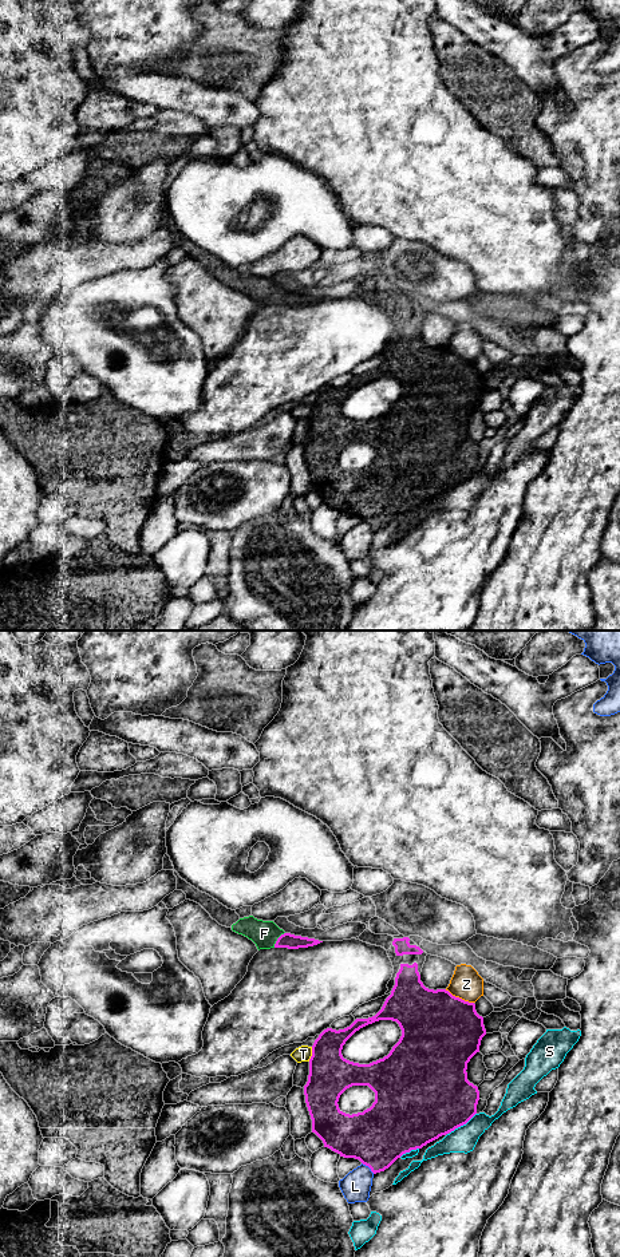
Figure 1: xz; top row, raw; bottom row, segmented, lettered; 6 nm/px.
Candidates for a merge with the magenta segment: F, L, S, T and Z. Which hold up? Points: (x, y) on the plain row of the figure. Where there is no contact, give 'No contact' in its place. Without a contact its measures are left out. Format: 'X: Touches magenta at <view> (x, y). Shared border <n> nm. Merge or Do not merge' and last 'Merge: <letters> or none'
F: Touches magenta at xz (277, 297). Shared border 120 nm. Merge
L: Touches magenta at xz (368, 524). Shared border 100 nm. Do not merge
S: Touches magenta at xz (462, 482). Shared border 200 nm. Do not merge
T: Touches magenta at xz (312, 411). Shared border 90 nm. Do not merge
Z: Touches magenta at xz (458, 355). Shared border 190 nm. Do not merge
Merge: F

